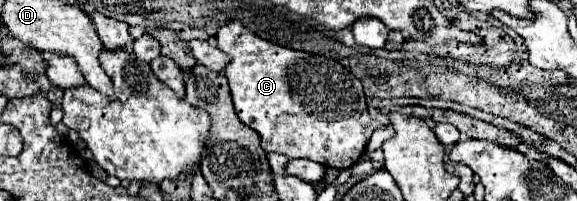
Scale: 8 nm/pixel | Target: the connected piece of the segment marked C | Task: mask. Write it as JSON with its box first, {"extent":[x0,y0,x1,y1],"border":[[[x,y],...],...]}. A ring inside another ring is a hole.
{"extent":[216,20,374,170],"border":[[[232,20],[218,30],[216,46],[230,56],[230,62],[224,68],[224,76],[230,84],[236,114],[242,124],[260,134],[262,148],[266,152],[278,152],[288,158],[314,160],[318,164],[324,164],[326,168],[336,170],[346,170],[362,158],[374,126],[366,110],[360,80],[352,78],[352,74],[340,62],[320,54],[312,56],[262,40],[260,36],[244,28],[238,20]]]}

